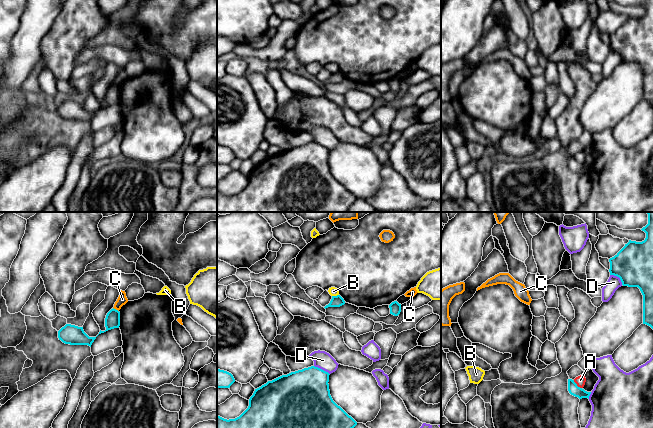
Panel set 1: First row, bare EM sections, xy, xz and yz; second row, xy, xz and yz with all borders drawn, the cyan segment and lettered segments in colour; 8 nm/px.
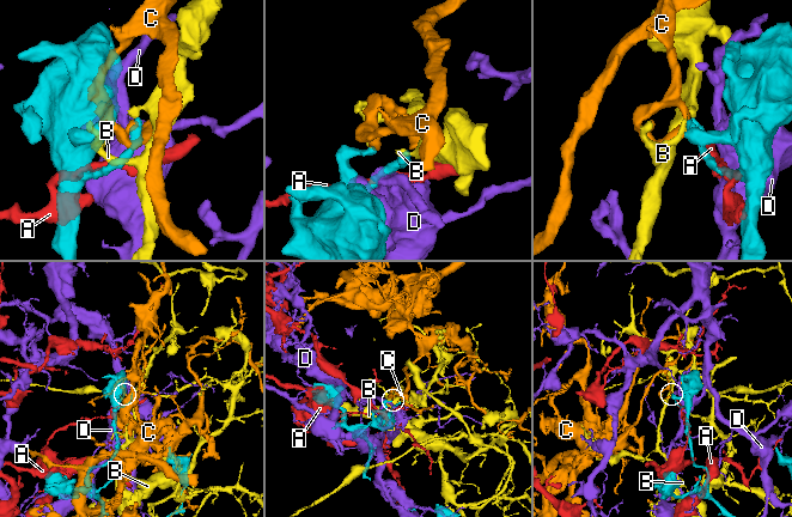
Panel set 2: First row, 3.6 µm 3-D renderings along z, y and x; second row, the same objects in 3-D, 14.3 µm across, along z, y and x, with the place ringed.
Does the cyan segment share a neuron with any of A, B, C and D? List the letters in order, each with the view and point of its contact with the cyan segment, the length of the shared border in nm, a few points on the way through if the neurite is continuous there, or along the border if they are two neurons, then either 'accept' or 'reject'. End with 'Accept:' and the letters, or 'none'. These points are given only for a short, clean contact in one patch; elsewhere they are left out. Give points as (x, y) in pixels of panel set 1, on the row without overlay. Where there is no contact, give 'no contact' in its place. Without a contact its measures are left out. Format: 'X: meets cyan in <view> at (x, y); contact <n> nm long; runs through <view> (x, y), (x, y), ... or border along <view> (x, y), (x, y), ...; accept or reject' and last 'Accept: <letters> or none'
A: meets cyan in yz at (576, 161); contact 100 nm long; reject
B: meets cyan in xz at (335, 72); contact 60 nm long; reject
C: meets cyan in xy at (115, 85); contact 60 nm long; border along xy (113, 83), (118, 87); reject
D: meets cyan in yz at (618, 52); contact 130 nm long; reject
Accept: none

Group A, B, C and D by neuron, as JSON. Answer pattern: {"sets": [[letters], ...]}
{"sets": [["A"], ["B"], ["C"], ["D"]]}

